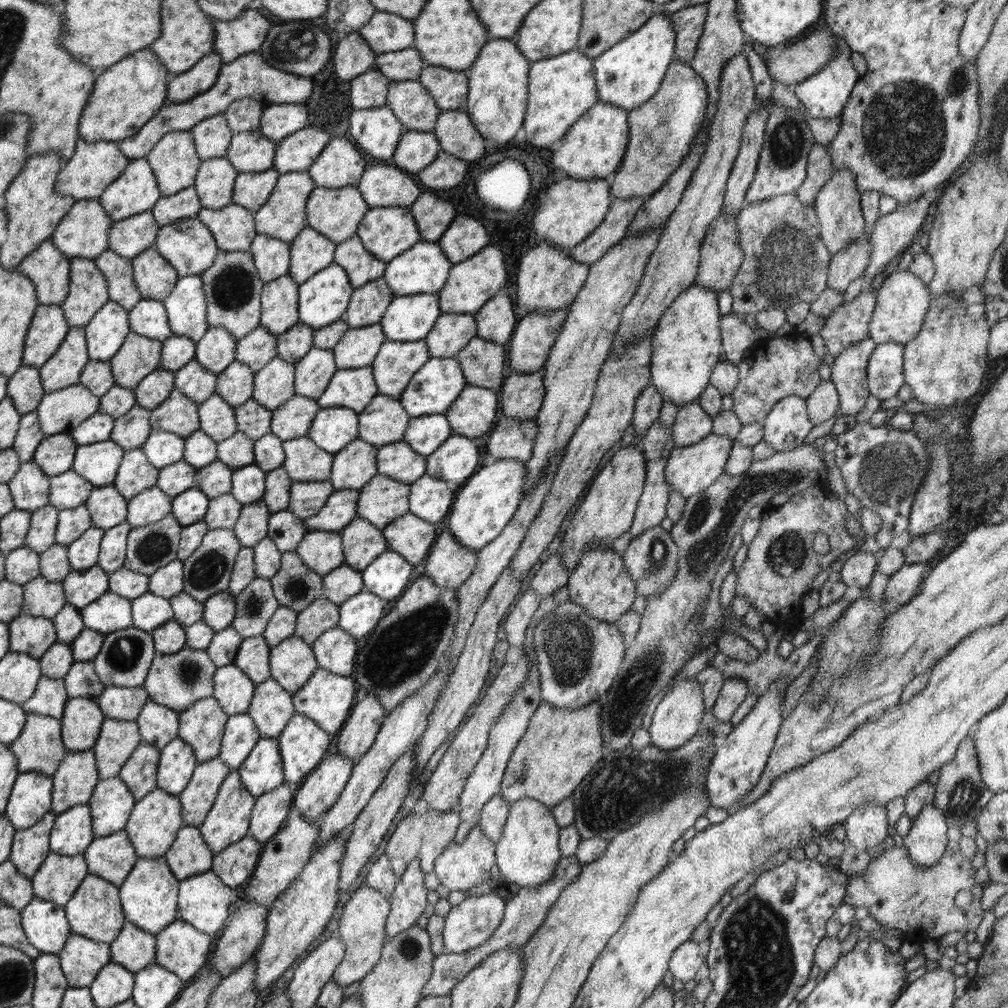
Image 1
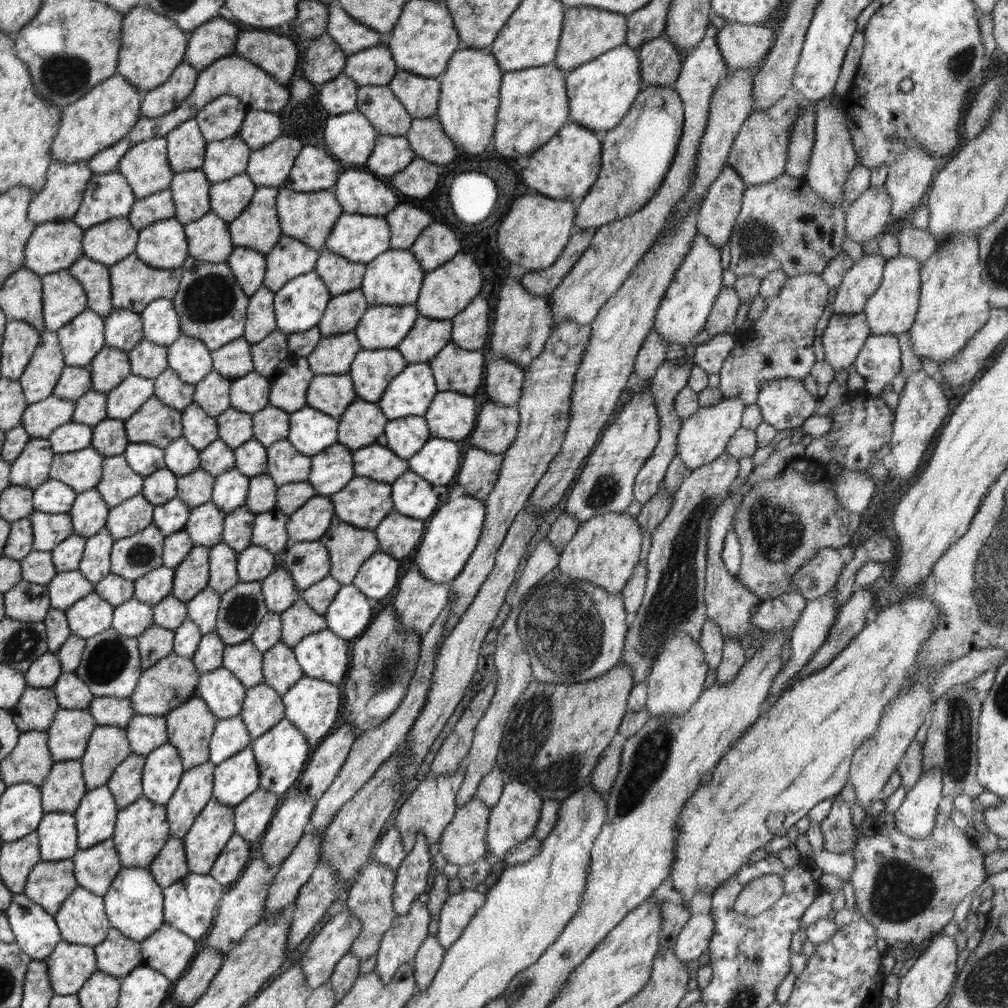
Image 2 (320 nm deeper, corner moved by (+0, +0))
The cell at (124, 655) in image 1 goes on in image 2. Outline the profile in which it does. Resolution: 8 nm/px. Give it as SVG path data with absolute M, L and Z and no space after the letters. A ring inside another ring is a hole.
M112 627L86 639L82 660L76 674L94 697L129 698L143 671L141 668L138 637L122 636Z

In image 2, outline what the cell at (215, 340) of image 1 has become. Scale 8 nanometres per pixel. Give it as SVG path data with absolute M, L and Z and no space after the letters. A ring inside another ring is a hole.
M181 334L167 349L168 368L174 370L182 382L195 385L213 371L211 350L197 338Z

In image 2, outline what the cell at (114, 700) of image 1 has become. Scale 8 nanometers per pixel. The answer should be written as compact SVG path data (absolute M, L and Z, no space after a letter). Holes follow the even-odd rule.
M95 697L87 709L96 725L125 728L134 709L130 698Z

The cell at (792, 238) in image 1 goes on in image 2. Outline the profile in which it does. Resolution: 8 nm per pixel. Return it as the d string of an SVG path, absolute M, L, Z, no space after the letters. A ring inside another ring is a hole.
M782 174L768 182L756 186L747 186L744 190L741 211L736 218L732 236L730 236L729 270L736 276L753 276L762 280L775 270L784 271L788 277L804 273L821 274L826 265L839 255L845 236L845 213L839 206L830 206L806 184L804 179L792 178Z

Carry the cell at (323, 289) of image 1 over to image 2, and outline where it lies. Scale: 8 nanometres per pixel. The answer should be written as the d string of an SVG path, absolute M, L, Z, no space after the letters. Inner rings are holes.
M314 271L292 278L275 293L276 328L286 333L301 333L317 326L332 297Z

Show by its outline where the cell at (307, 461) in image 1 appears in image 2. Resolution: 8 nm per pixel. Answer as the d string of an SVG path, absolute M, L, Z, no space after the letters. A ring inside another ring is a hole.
M286 438L273 442L267 448L266 473L278 487L291 482L307 481L311 462L310 456L298 452Z

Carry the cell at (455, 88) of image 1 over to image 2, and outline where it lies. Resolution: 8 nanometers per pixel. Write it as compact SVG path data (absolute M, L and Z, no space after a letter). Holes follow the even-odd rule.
M397 68L389 89L412 118L435 118L440 98L438 77L422 77Z

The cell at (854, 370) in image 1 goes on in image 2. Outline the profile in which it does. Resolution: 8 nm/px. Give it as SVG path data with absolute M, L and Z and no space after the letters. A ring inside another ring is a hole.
M864 313L830 316L822 335L825 359L835 371L848 369L871 335Z

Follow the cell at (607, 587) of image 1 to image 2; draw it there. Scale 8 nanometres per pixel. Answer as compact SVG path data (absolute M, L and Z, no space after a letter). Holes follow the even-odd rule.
M614 511L589 518L578 525L577 531L559 554L559 569L562 573L574 579L584 579L592 584L604 587L610 594L620 594L634 567L640 562L640 547L642 537L639 522L627 512L615 513Z

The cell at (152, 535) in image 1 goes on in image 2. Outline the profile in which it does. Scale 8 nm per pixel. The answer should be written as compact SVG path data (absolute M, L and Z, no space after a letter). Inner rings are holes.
M152 523L128 538L115 540L111 548L111 573L135 581L161 567L164 539L164 533Z

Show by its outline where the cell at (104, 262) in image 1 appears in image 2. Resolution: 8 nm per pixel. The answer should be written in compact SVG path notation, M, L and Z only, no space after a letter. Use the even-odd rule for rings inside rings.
M80 257L67 268L69 273L80 282L88 295L87 308L102 318L111 314L112 285L109 267L88 257Z

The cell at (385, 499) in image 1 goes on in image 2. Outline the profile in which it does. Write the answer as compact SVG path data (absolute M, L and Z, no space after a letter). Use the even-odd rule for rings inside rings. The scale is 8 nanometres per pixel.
M354 475L342 490L336 491L336 494L331 494L328 497L334 505L334 514L339 520L358 528L374 531L380 521L393 509L391 492L390 483Z

